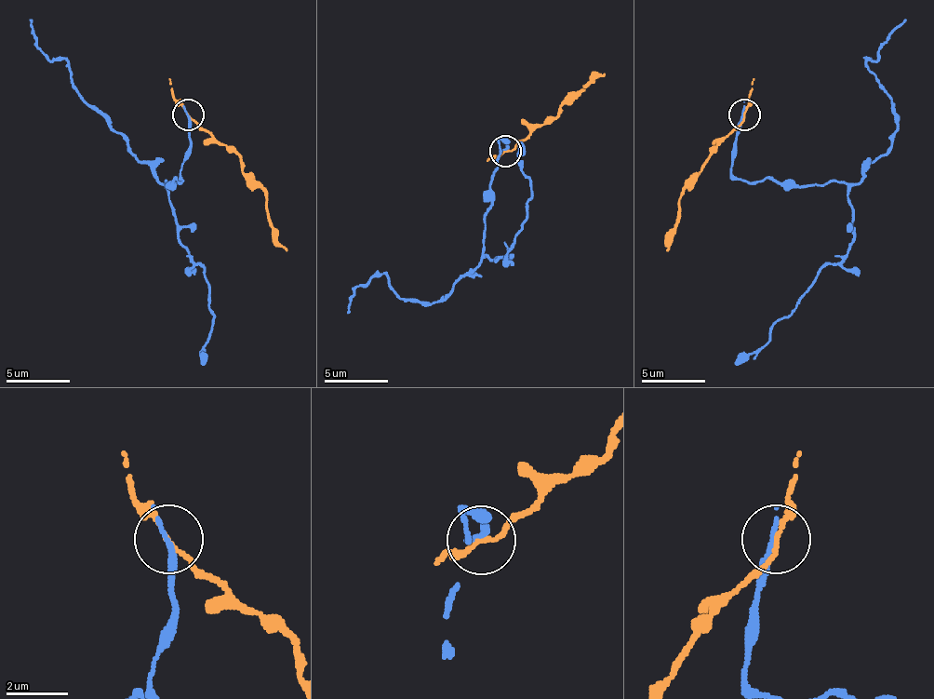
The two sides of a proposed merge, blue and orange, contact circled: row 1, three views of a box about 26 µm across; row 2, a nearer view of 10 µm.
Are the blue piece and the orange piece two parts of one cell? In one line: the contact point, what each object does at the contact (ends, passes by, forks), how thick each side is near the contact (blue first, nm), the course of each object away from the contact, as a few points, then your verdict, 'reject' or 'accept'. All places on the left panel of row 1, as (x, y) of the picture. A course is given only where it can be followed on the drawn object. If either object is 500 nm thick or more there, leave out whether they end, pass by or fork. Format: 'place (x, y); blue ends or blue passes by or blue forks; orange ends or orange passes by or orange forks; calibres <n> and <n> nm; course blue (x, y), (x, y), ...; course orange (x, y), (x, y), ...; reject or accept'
place (188, 114); blue ends; orange passes by; calibres 240 and 140 nm; course blue (187, 115), (190, 154), (174, 185), (168, 185), (86, 100), (66, 61), (47, 58), (28, 20); course orange (187, 115), (228, 147), (263, 192), (273, 239), (286, 251); reject

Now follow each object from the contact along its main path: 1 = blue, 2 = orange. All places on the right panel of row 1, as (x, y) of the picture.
1: (743, 115), (734, 176), (800, 185), (858, 181), (896, 131), (892, 100), (867, 61), (905, 20)
2: (743, 115), (683, 192), (673, 239), (667, 251)

